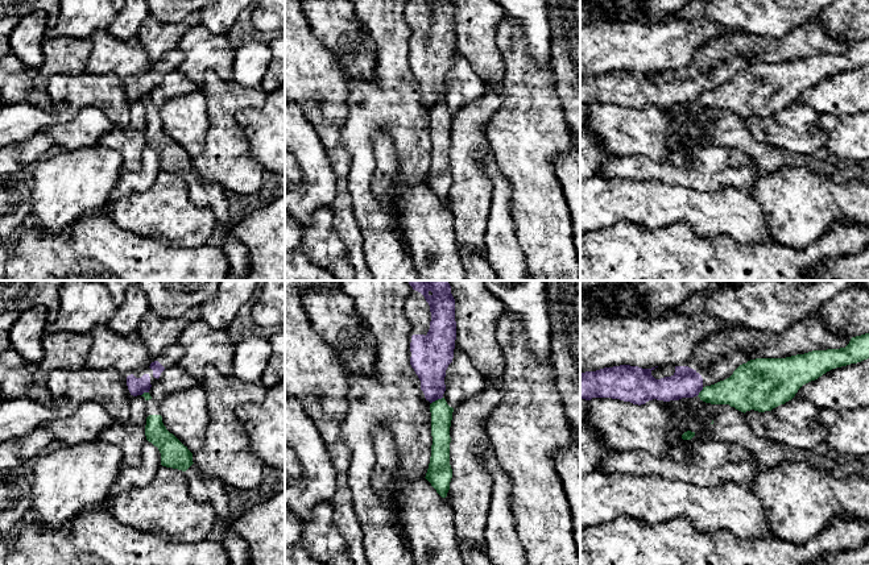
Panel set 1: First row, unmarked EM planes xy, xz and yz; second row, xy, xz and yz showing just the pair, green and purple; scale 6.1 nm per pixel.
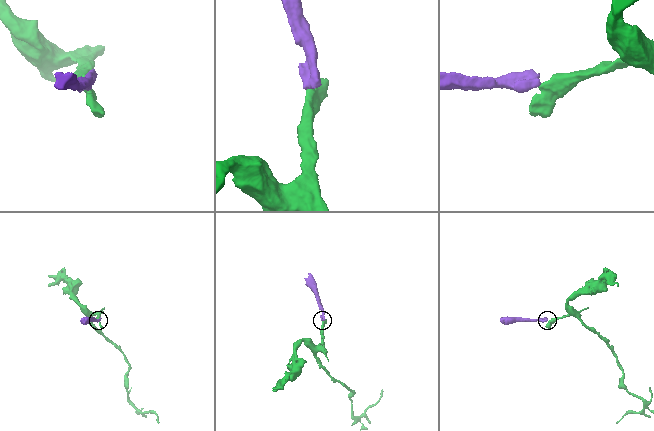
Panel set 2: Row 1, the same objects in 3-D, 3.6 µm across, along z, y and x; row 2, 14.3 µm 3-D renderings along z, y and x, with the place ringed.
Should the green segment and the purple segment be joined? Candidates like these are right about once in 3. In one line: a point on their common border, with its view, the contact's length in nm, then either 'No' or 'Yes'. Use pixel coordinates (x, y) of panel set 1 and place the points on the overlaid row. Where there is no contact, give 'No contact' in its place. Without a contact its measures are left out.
Touches green at xz (438, 399). Shared border 80 nm. No

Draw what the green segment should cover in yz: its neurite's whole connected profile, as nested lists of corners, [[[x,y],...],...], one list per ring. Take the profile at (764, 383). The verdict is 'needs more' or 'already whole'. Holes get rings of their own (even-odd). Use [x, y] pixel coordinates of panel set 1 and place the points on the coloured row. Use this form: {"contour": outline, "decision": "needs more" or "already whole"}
{"contour": [[[869,333],[852,337],[845,348],[812,350],[786,358],[756,358],[740,365],[733,374],[699,392],[700,400],[711,404],[729,404],[741,412],[765,412],[791,400],[798,390],[827,371],[869,358]]], "decision": "already whole"}

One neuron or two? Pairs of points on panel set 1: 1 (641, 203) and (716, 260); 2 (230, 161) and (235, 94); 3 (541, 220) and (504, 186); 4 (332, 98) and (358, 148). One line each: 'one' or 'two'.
1: two
2: one
3: two
4: two

